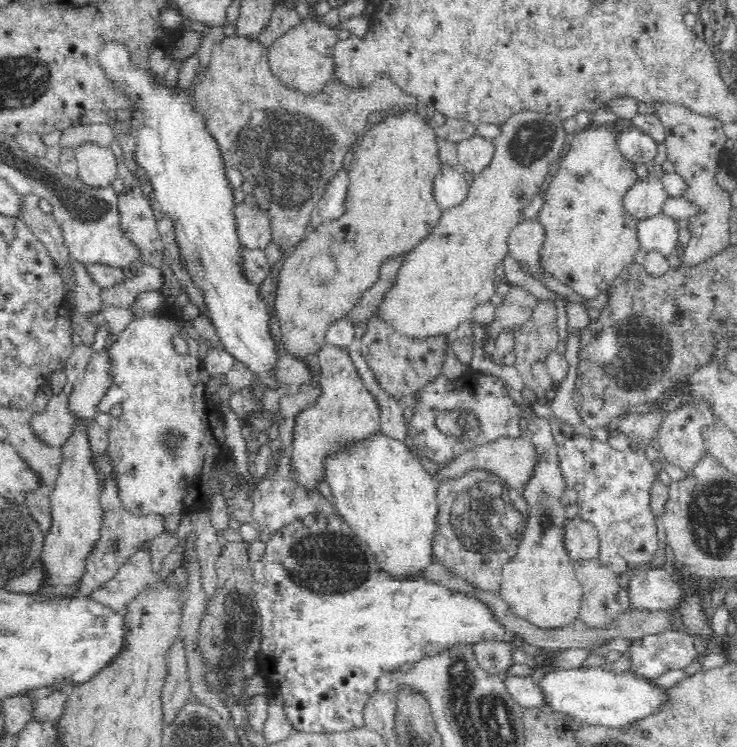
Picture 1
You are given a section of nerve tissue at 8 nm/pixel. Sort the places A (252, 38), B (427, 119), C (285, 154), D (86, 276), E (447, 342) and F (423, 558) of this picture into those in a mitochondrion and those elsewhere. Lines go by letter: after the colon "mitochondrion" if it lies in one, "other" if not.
A: other
B: other
C: mitochondrion
D: other
E: other
F: other

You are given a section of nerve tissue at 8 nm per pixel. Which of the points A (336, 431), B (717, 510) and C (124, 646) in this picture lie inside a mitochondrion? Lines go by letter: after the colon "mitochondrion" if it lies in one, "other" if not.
A: mitochondrion
B: mitochondrion
C: other

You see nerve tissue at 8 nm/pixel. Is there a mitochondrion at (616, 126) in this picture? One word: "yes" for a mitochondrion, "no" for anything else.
no

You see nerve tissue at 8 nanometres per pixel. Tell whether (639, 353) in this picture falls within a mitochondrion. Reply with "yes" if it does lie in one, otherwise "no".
yes

